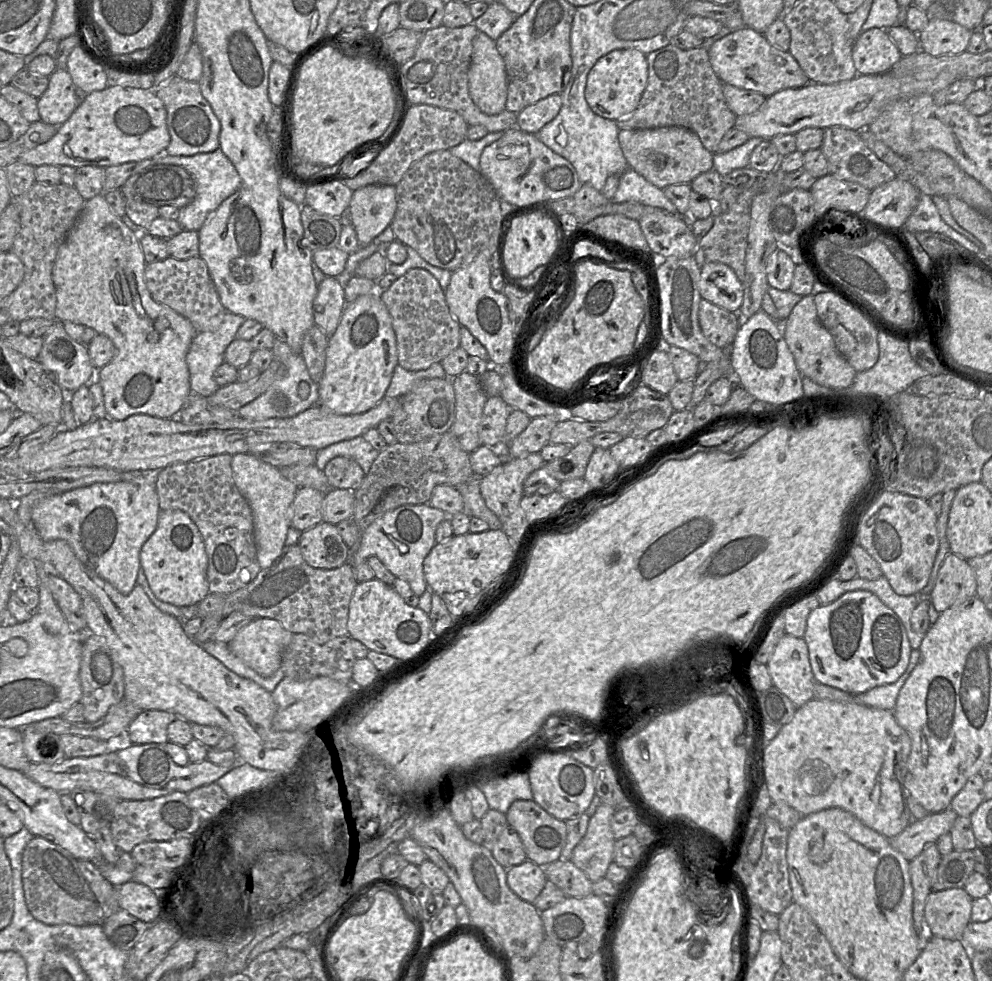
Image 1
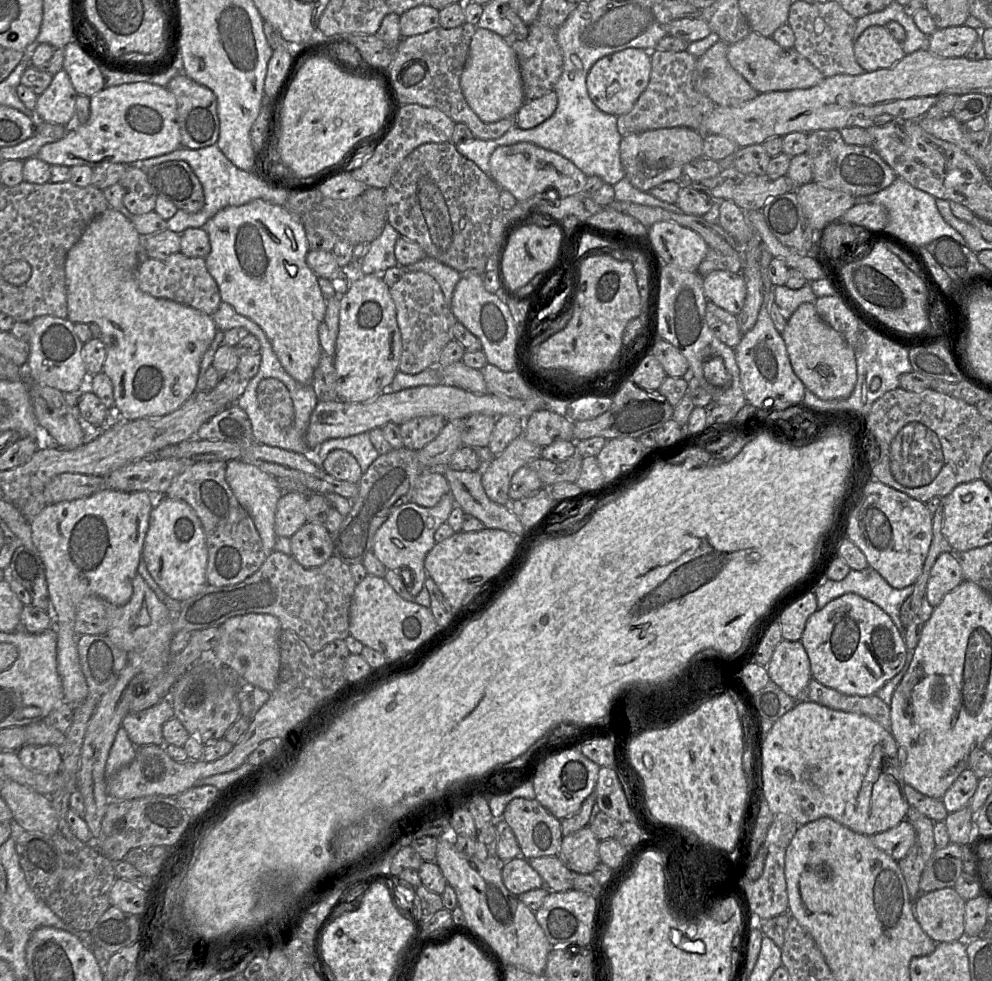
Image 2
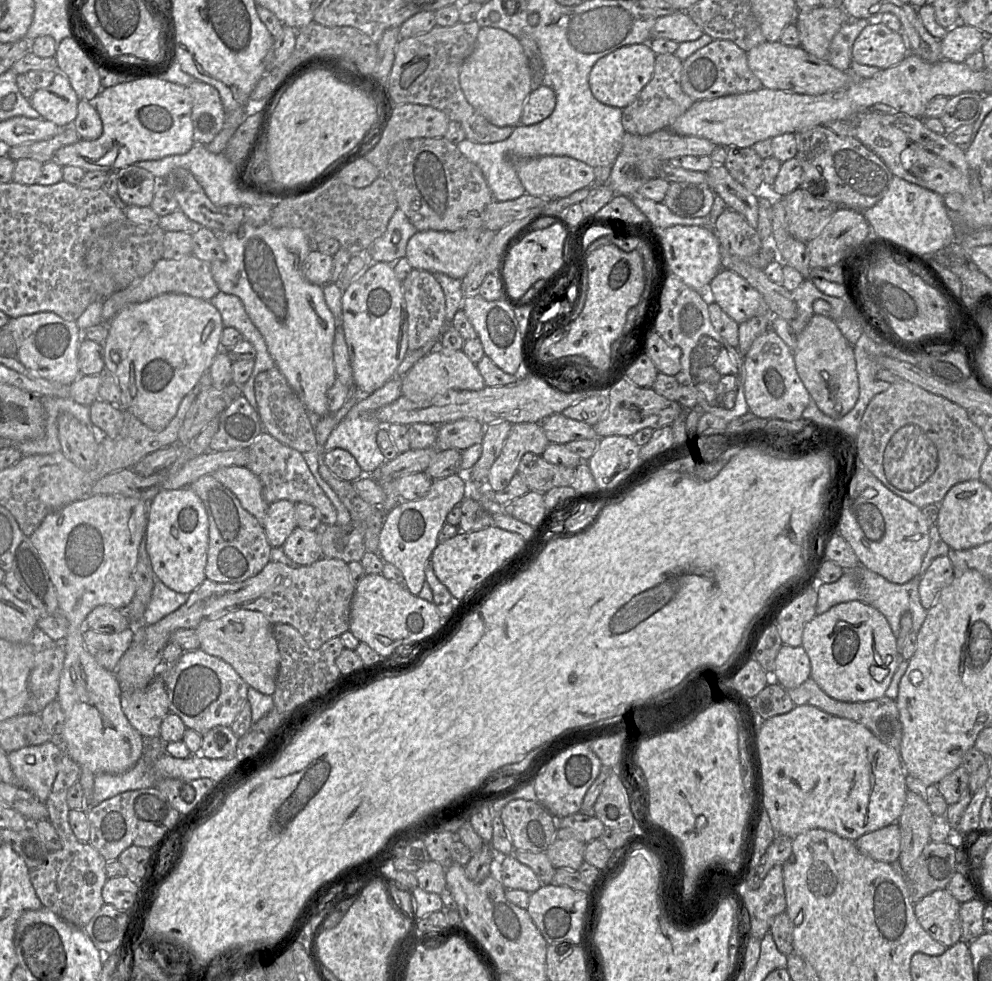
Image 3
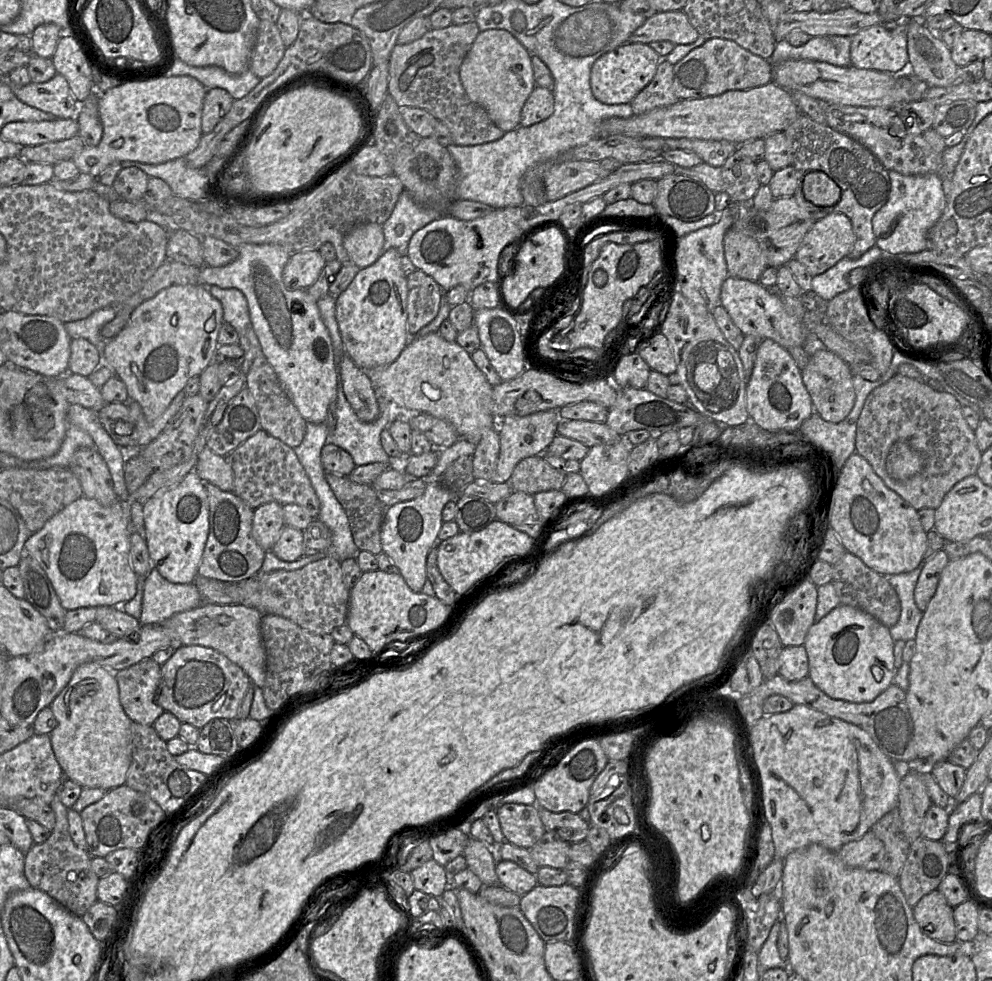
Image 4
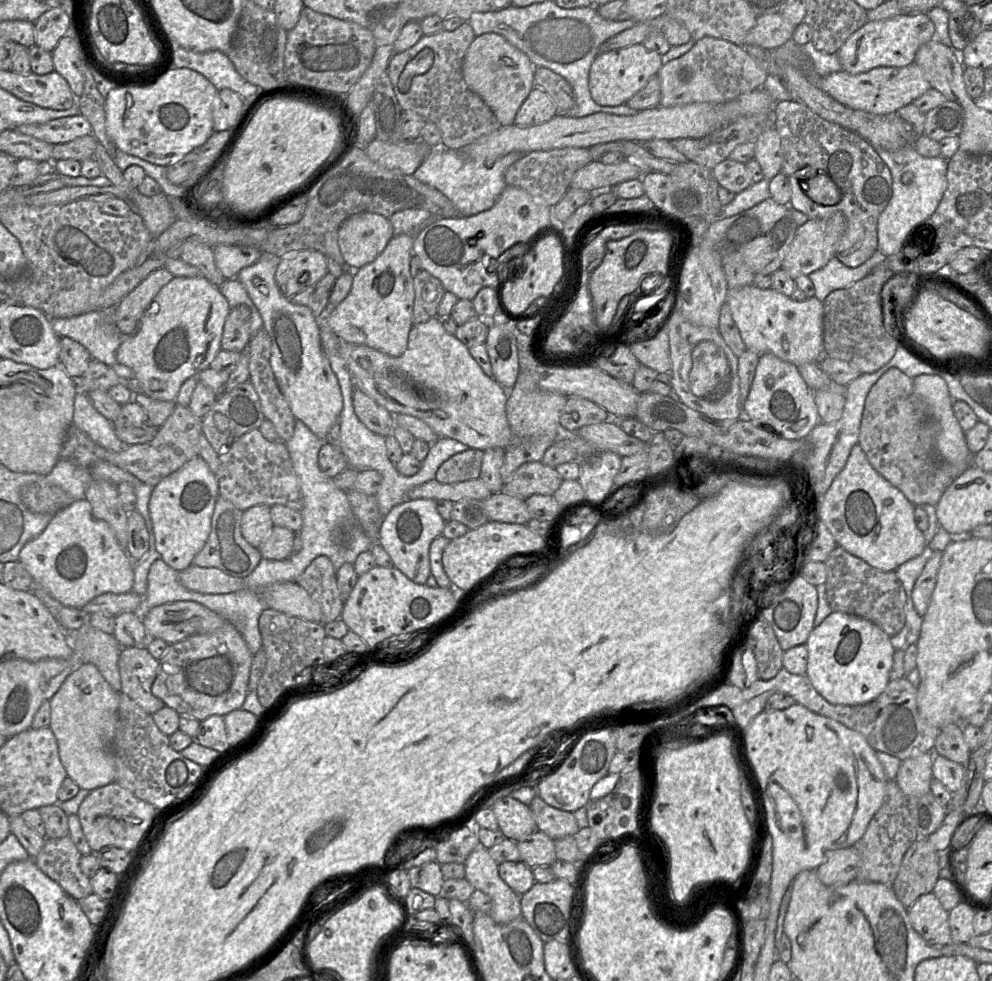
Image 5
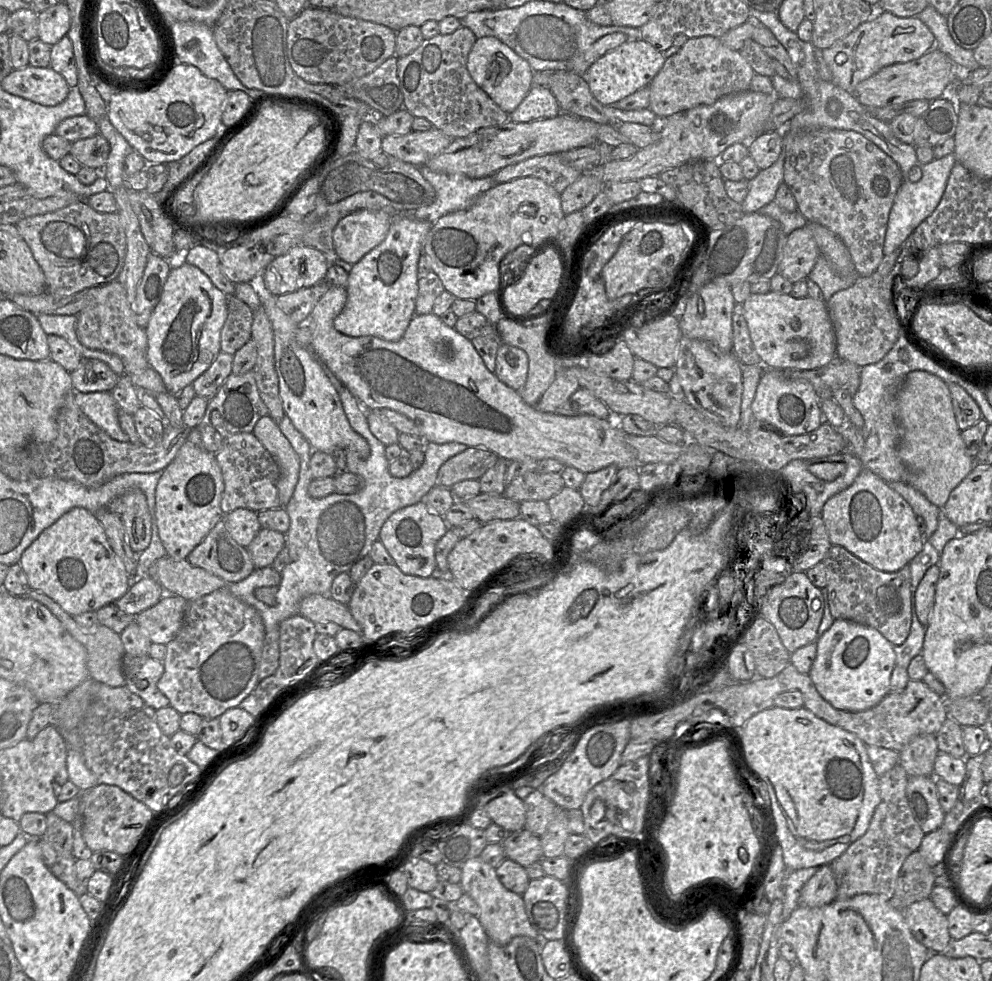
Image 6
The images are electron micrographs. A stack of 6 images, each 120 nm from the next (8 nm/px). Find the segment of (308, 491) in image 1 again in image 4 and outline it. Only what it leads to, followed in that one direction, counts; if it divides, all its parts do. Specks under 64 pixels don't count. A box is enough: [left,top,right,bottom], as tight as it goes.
[252,502,282,551]

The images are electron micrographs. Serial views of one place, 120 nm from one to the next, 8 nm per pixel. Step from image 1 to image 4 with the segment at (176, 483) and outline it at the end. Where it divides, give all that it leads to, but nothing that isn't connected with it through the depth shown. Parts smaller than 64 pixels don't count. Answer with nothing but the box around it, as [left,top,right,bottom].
[198,483,265,582]

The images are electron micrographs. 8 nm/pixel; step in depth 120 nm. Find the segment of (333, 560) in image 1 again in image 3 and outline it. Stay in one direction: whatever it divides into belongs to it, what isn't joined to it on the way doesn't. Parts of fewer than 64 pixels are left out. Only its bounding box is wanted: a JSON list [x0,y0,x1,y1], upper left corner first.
[281,527,322,566]

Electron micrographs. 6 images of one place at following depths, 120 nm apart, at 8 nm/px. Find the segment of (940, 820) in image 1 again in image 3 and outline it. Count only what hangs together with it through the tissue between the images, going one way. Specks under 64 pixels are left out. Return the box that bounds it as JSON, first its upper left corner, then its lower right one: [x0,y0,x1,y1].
[855,823,900,864]

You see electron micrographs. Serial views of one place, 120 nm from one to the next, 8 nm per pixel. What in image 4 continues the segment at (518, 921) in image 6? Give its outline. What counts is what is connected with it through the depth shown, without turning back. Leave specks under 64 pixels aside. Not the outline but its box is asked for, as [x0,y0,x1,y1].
[463,837,500,885]

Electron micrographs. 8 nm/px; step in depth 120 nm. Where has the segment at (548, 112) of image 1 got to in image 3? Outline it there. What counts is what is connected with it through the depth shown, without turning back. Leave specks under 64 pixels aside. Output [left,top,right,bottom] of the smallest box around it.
[520,84,556,125]

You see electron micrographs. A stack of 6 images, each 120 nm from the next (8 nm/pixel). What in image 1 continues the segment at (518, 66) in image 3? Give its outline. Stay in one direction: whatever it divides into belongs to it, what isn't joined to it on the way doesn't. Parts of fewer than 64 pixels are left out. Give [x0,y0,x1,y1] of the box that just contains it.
[468,31,507,115]

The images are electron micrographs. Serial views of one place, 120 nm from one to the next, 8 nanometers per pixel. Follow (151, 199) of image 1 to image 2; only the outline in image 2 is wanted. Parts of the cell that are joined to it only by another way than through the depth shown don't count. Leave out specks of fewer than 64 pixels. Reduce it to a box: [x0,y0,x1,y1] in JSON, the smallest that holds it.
[146,161,204,213]

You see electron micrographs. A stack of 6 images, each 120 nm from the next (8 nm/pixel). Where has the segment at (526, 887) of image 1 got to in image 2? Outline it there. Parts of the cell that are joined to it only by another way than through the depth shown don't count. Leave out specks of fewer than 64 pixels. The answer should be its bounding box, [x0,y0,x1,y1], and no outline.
[502,856,544,896]

